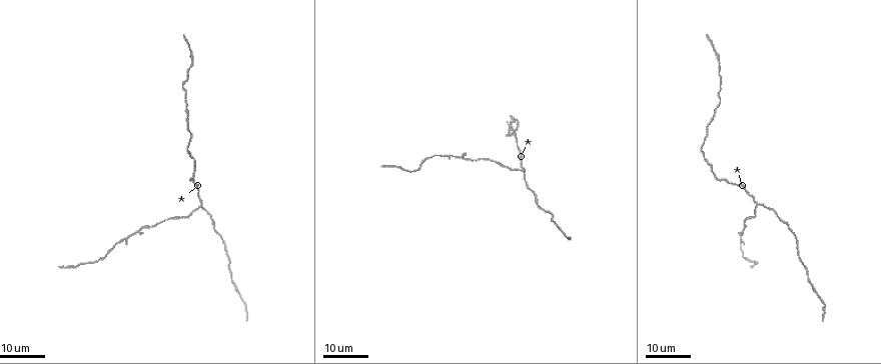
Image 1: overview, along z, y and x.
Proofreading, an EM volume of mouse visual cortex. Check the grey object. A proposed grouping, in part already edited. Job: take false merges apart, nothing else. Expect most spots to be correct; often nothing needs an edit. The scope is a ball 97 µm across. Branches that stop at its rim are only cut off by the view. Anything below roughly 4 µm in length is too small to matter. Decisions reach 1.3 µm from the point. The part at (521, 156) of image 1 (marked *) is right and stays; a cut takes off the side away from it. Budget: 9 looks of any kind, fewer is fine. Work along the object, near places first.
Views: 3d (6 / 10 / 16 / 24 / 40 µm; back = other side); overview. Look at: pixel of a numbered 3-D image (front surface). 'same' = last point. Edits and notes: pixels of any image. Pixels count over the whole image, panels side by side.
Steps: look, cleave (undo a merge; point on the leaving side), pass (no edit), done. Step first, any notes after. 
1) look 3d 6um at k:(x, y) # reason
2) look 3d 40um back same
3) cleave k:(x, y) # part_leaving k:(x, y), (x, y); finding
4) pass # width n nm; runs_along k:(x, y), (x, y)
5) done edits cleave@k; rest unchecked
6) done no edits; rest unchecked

look 3d 24um at 1:(461, 157) # side arm on a straight run

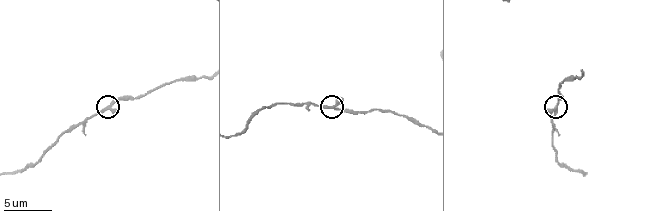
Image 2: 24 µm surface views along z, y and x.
look 3d 10um at 2:(335, 109)

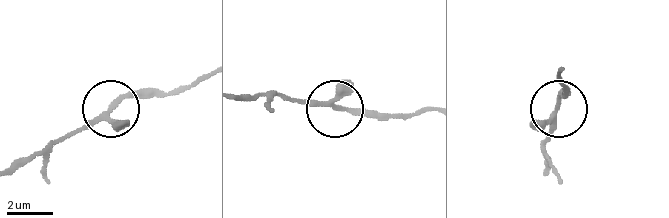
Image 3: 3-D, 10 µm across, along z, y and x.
pass # arms 3; runs_along 3:(426, 110), (357, 116), (279, 93); one neuron here

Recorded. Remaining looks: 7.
look 3d 10um at 2:(555, 160) # sudden change in width

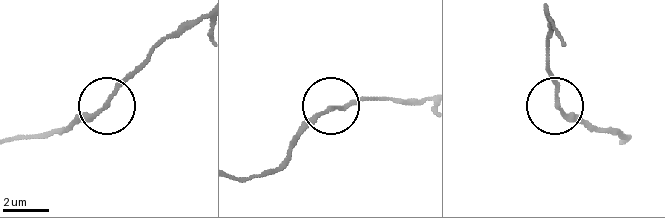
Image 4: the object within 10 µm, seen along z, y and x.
look 3d 6um at 4:(330, 109)

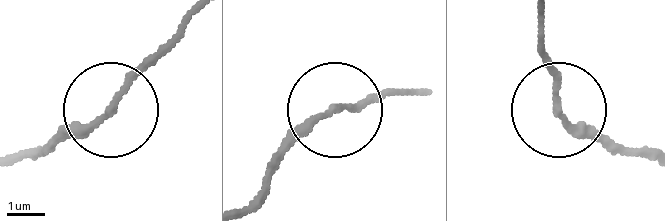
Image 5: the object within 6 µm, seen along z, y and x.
pass # runs_along 5:(538, 14), (561, 109), (621, 154); all the same neuron

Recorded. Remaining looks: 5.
look 3d 24um at 1:(760, 206) # branch point

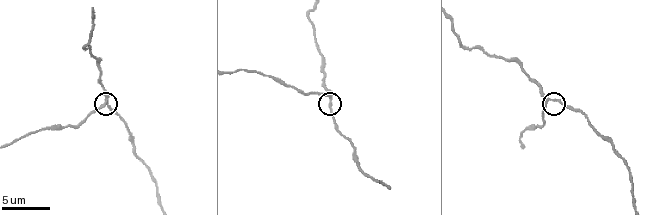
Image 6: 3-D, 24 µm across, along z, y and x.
look 3d 6um at 6:(105, 99)

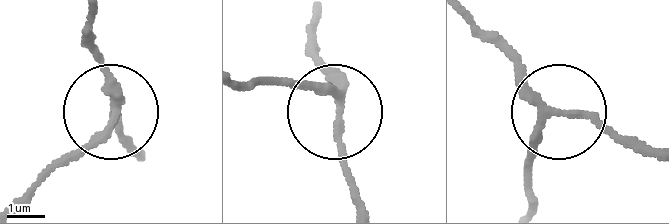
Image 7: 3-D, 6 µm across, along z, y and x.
pass # width 190 nm; runs_along 7:(475, 24), (542, 100), (647, 142); continuous, no second neuron

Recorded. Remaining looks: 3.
look 3d 6um at 6:(496, 58)

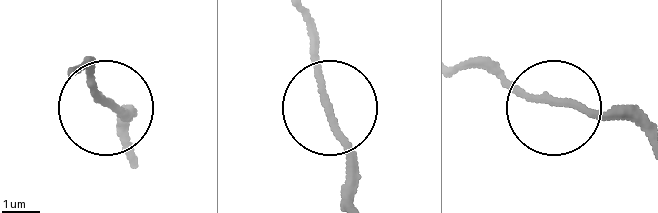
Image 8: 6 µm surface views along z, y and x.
pass # width 170 nm; runs_along 8:(626, 117), (524, 98), (486, 73), (461, 69); all the same neuron

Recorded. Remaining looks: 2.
done no edits; rest unchecked

